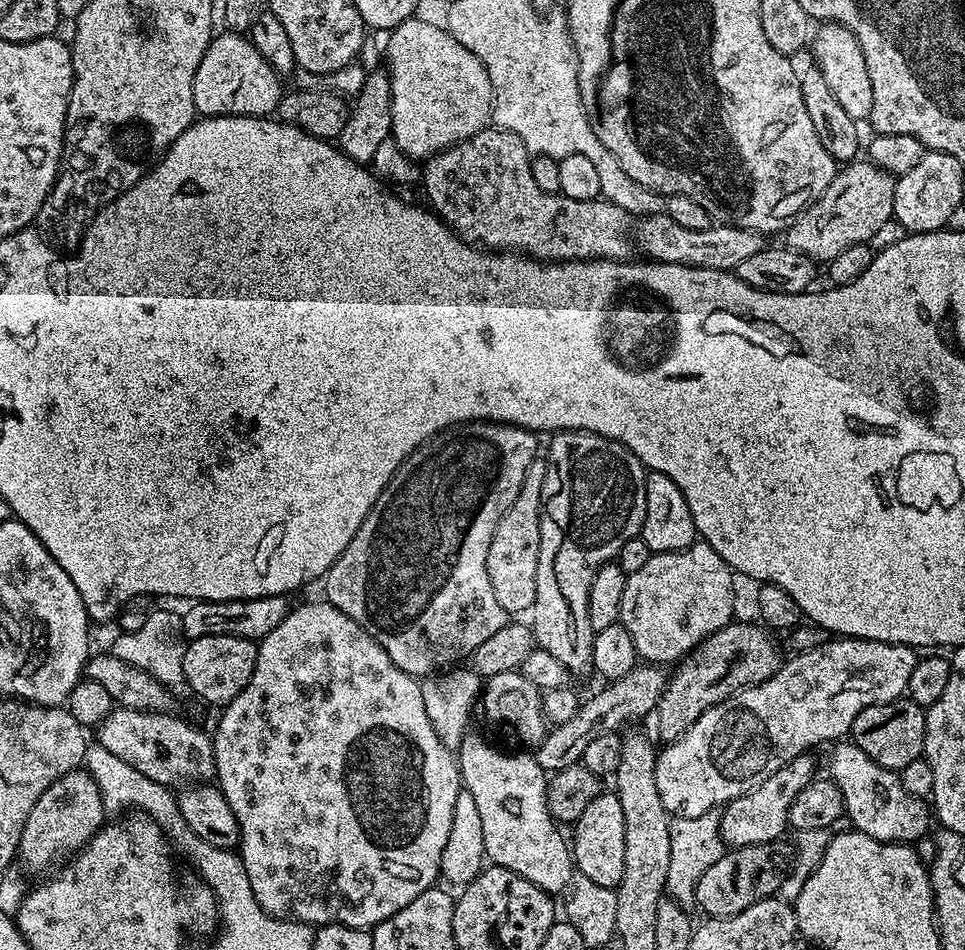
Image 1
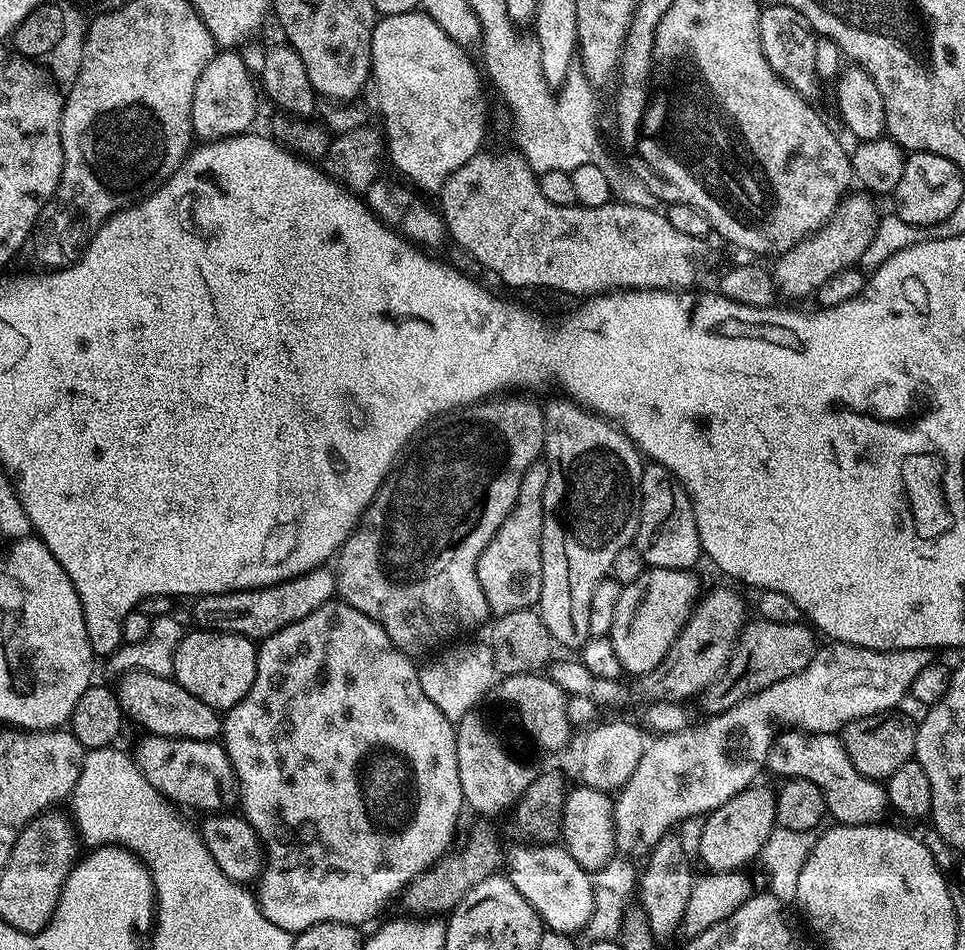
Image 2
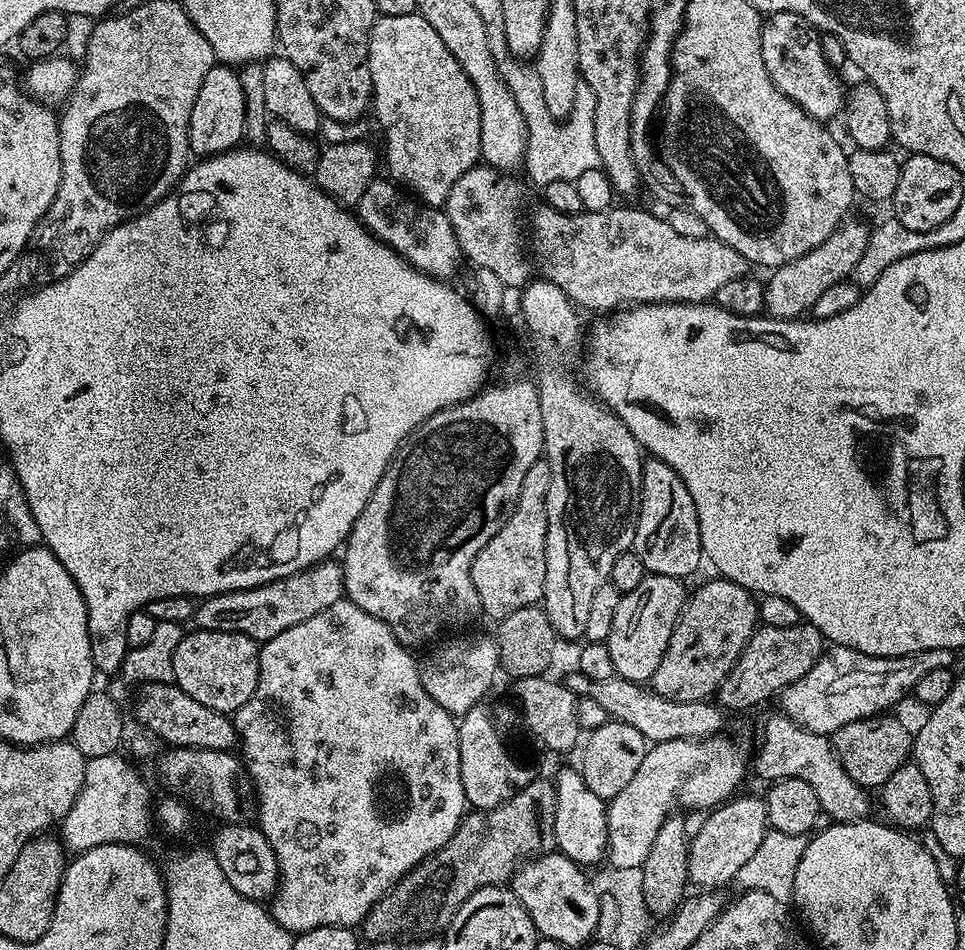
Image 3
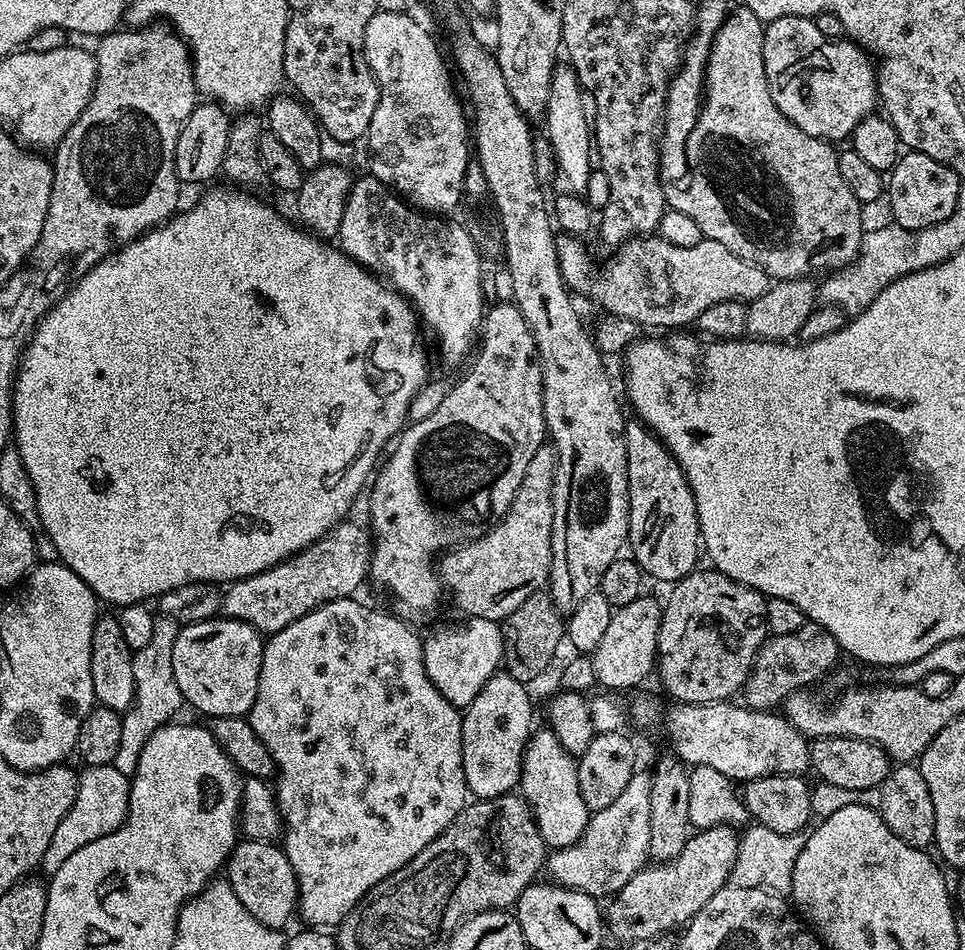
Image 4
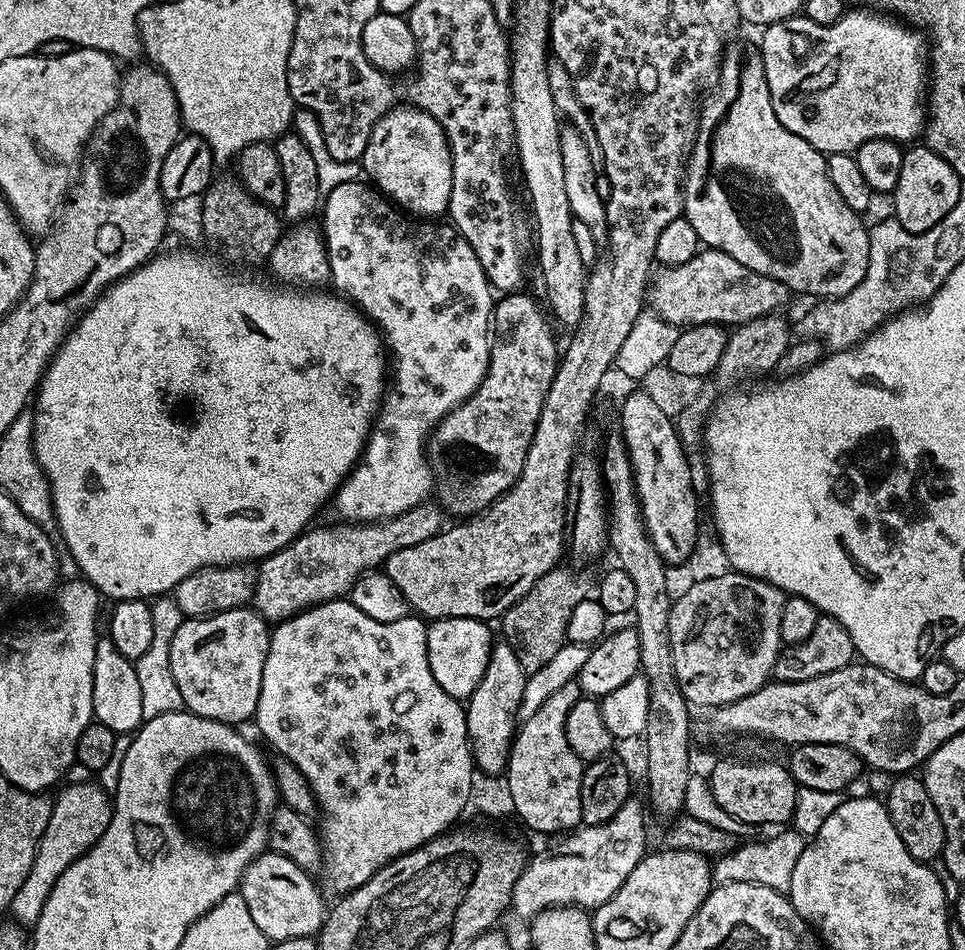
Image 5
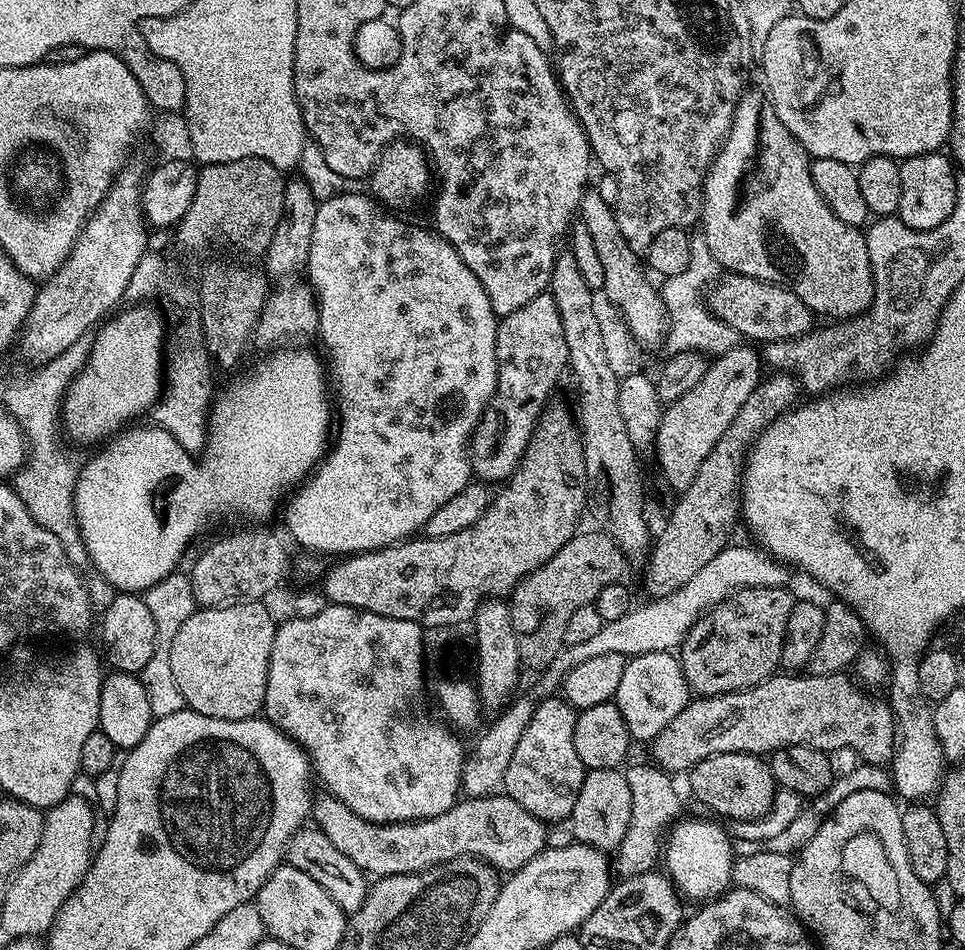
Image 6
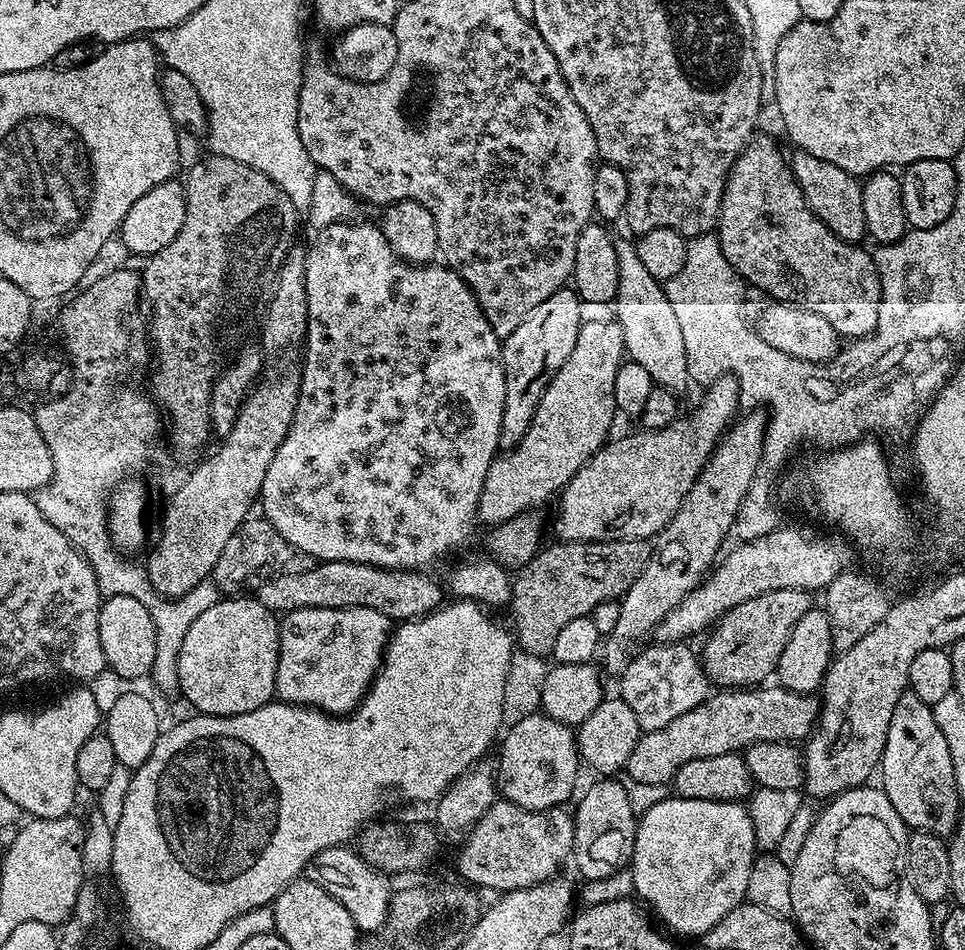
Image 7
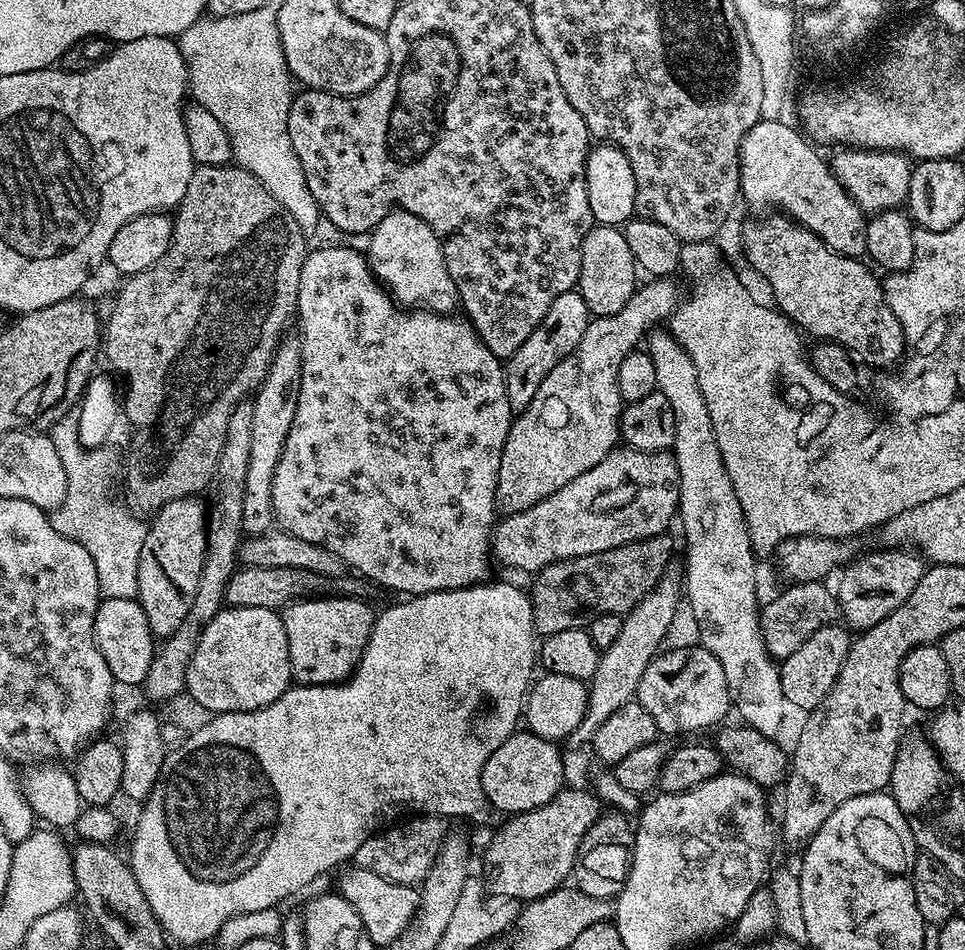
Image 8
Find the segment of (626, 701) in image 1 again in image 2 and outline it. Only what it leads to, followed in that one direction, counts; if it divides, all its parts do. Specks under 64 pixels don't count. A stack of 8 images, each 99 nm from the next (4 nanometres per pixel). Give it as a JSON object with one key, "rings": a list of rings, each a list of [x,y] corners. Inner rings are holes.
{"rings":[[[716,588],[707,596],[708,593],[699,601],[660,665],[639,677],[640,692],[645,701],[688,702],[691,696],[692,699],[697,697],[724,672],[732,649],[736,647],[736,639],[740,637],[740,629],[746,623],[744,604],[739,594],[728,588]]]}

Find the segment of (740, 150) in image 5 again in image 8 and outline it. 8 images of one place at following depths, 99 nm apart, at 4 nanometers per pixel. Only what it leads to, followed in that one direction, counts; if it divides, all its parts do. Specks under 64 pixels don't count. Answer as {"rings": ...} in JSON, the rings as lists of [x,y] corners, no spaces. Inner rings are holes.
{"rings":[[[772,214],[765,220],[768,220],[765,224],[752,224],[745,230],[744,256],[749,266],[772,287],[776,295],[775,307],[797,329],[808,331],[817,341],[841,344],[865,365],[873,364],[876,368],[899,365],[906,352],[904,327],[890,310],[881,277],[876,277],[877,273],[863,259],[830,250],[830,246],[823,244],[814,233],[783,214]]]}

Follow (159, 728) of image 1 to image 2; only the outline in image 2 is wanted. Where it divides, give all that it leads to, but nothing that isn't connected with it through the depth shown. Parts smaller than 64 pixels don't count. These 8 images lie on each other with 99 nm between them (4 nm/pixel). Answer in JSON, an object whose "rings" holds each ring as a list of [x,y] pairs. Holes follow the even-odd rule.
{"rings":[[[141,735],[134,759],[146,782],[154,786],[167,800],[184,808],[197,808],[200,814],[220,814],[236,798],[232,763],[223,743],[216,740],[195,740],[181,736]]]}

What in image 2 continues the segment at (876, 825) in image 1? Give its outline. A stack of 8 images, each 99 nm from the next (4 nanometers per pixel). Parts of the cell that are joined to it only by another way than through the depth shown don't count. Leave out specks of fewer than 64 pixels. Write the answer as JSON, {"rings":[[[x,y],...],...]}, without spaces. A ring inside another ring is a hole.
{"rings":[[[799,730],[781,731],[772,743],[772,749],[768,755],[766,768],[769,773],[772,771],[774,775],[780,776],[779,778],[809,780],[810,782],[814,782],[814,786],[818,786],[818,790],[822,790],[822,798],[828,807],[827,815],[831,817],[831,819],[833,816],[833,821],[835,821],[836,824],[879,824],[885,819],[884,815],[889,815],[890,805],[888,802],[888,793],[886,791],[885,785],[881,783],[881,781],[866,778],[858,769],[856,769],[854,762],[850,762],[850,754],[846,754],[846,750],[844,749],[843,744],[840,742],[839,735],[833,734],[831,732],[801,732]]]}

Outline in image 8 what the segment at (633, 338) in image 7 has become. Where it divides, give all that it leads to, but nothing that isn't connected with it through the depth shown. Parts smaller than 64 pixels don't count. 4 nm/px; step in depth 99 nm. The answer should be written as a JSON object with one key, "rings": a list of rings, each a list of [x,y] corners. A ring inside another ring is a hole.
{"rings":[[[653,331],[646,340],[646,350],[650,354],[650,358],[654,362],[654,374],[656,375],[656,386],[658,391],[666,394],[666,398],[670,402],[670,410],[674,410],[674,442],[671,451],[676,457],[676,465],[678,466],[678,474],[680,475],[680,507],[678,509],[678,524],[684,527],[684,540],[688,543],[688,565],[685,563],[682,568],[682,588],[686,593],[686,608],[692,611],[692,620],[696,623],[696,632],[700,635],[699,643],[706,650],[710,650],[710,654],[714,654],[714,658],[718,658],[718,662],[722,662],[722,671],[726,674],[726,686],[730,697],[730,704],[733,709],[740,711],[740,716],[747,727],[758,730],[763,736],[775,737],[776,731],[784,724],[784,708],[786,709],[786,701],[782,694],[782,682],[780,681],[780,669],[777,661],[773,660],[768,648],[764,644],[764,635],[760,629],[760,610],[761,601],[756,601],[756,560],[757,553],[752,551],[752,543],[748,534],[748,524],[744,521],[742,514],[742,506],[738,502],[738,494],[734,490],[734,486],[728,477],[728,471],[724,465],[722,454],[718,450],[718,442],[714,438],[714,422],[710,422],[710,410],[706,410],[706,398],[702,398],[702,390],[698,386],[698,370],[694,370],[694,362],[690,362],[690,358],[677,340],[672,337],[671,331],[664,332]]]}

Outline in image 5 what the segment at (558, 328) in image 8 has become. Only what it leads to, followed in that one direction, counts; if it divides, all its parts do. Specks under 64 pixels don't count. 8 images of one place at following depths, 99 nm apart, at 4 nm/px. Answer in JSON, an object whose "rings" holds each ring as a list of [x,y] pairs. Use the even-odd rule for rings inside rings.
{"rings":[[[523,291],[513,292],[495,301],[488,372],[472,397],[436,425],[426,444],[426,455],[438,481],[439,503],[456,518],[485,512],[514,486],[522,474],[550,382],[554,382],[558,352],[556,356],[553,325],[541,301],[524,295]]]}

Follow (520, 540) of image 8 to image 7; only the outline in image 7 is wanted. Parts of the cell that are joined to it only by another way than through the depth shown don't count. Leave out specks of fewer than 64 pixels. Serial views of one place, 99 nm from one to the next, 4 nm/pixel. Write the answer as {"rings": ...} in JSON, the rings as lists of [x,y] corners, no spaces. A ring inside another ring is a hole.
{"rings":[[[731,374],[717,376],[713,384],[707,385],[700,408],[692,416],[677,418],[670,426],[653,430],[639,430],[621,440],[609,439],[603,448],[590,457],[574,474],[569,484],[559,493],[560,513],[556,516],[556,532],[561,541],[574,540],[648,540],[659,537],[665,526],[682,506],[688,491],[696,484],[700,471],[708,457],[716,451],[718,441],[728,431],[740,408],[740,387]]]}

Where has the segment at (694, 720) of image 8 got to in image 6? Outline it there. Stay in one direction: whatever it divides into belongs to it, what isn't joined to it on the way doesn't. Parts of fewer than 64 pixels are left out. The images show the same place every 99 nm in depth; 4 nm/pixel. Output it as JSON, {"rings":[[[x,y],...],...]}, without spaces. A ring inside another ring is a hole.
{"rings":[[[651,652],[633,656],[625,663],[614,703],[618,706],[633,741],[651,742],[667,724],[678,718],[678,714],[682,714],[689,699],[690,689],[679,659],[672,652]]]}

